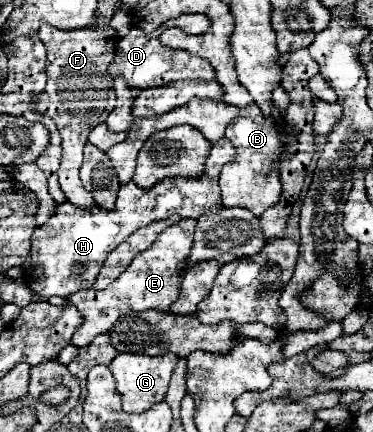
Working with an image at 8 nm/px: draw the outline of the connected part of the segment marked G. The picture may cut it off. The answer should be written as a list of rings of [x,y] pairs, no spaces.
[[[168,352],[162,356],[144,356],[144,354],[118,354],[110,362],[110,372],[114,374],[116,380],[116,390],[122,394],[122,406],[124,412],[128,414],[140,414],[146,412],[150,406],[158,404],[164,400],[168,382],[172,378],[172,372],[176,368],[178,356]]]

